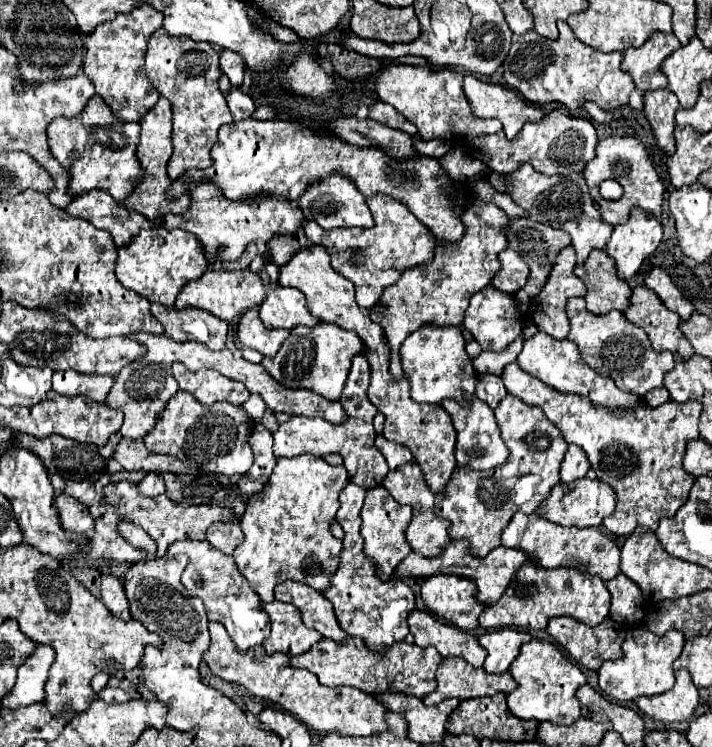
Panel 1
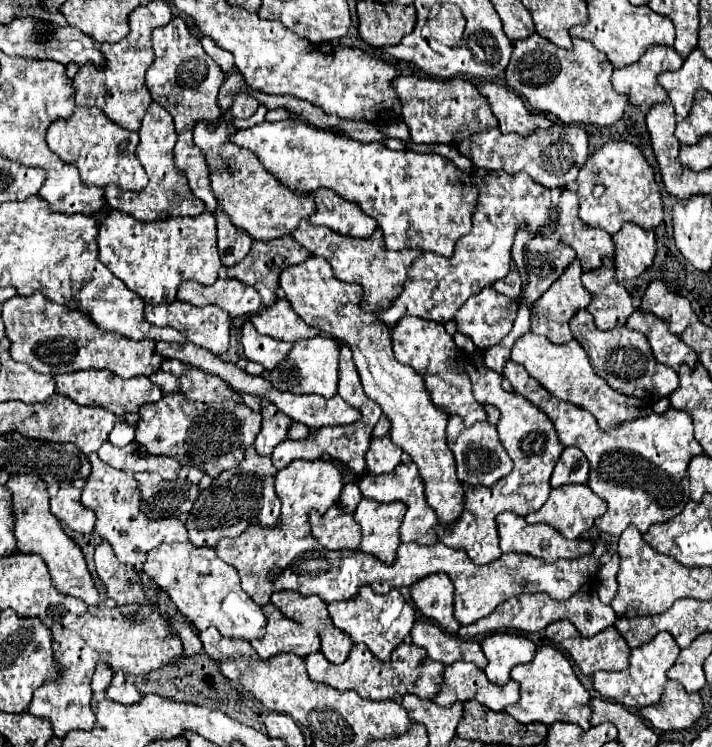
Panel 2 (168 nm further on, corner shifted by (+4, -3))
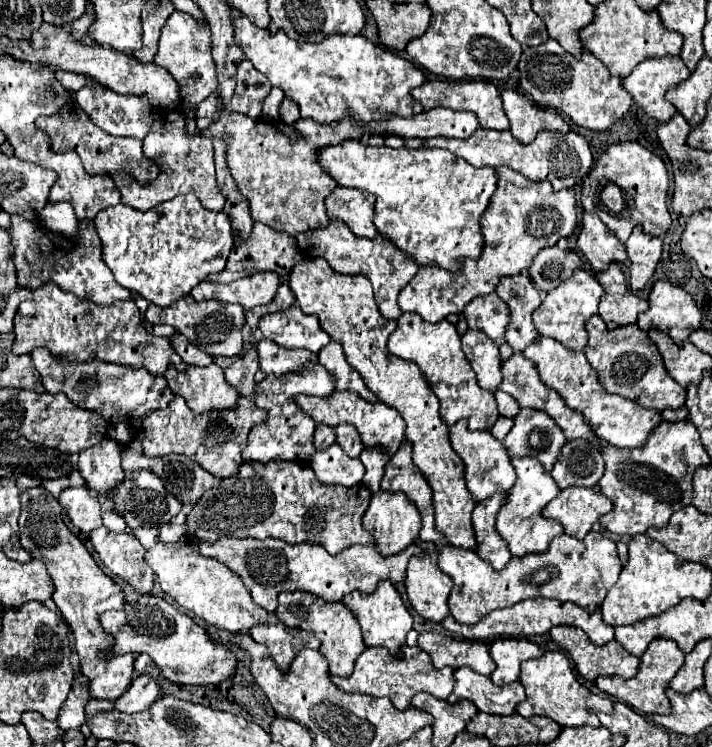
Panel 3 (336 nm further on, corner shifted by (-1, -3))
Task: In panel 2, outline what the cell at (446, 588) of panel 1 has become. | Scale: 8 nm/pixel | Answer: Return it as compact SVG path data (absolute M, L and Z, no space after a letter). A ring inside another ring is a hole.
M429 574L417 584L413 584L411 598L421 610L421 614L435 620L445 632L457 634L461 624L453 614L455 588L445 574Z

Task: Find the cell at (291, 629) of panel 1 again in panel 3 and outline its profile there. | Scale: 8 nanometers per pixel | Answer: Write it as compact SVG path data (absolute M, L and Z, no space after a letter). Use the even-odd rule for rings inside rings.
M272 612L266 624L258 624L250 630L250 636L254 642L264 644L270 650L274 662L282 672L290 668L292 660L302 648L312 648L312 650L320 648L320 642L314 638L314 634L296 628L286 628Z

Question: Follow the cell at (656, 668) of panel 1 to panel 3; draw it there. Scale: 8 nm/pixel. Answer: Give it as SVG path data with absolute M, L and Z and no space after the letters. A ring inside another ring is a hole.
M654 640L644 656L640 658L640 670L634 678L620 678L620 676L602 676L596 680L596 686L608 694L618 698L620 702L628 704L630 708L644 712L644 714L670 714L670 702L666 698L666 688L674 674L684 664L684 652L672 640Z

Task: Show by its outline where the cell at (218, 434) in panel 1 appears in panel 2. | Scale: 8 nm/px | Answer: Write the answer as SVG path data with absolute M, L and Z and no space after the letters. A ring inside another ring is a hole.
M181 392L163 396L159 402L139 408L141 420L137 424L135 440L157 456L169 456L185 466L195 466L211 478L217 478L229 468L243 462L243 452L251 446L261 430L261 416L243 402L227 400L223 404L189 402Z

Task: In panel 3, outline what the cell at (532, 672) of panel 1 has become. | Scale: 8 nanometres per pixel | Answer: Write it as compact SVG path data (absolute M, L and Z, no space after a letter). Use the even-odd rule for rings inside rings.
M546 652L540 658L526 660L522 664L520 682L526 690L526 700L516 706L516 712L524 718L530 716L548 716L556 720L560 726L600 726L598 714L612 712L612 700L608 696L596 696L588 688L584 688L570 668L570 660L562 652Z

